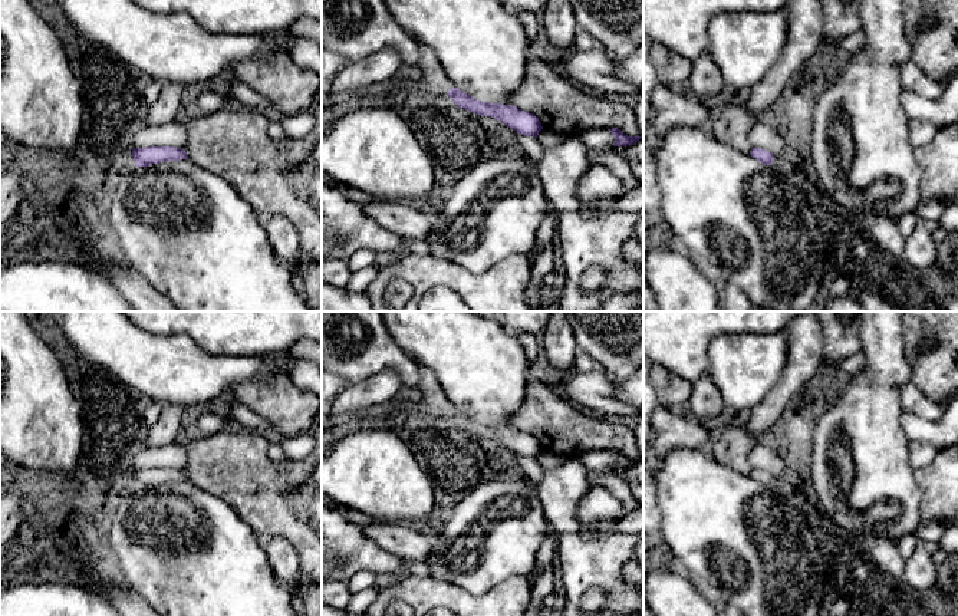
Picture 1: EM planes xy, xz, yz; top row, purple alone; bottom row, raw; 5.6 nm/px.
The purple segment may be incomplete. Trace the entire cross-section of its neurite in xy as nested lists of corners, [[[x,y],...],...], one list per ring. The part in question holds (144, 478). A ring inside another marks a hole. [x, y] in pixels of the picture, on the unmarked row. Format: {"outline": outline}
{"outline": [[[174,468],[134,470],[132,478],[136,488],[149,488],[152,485],[159,485],[164,482],[188,481],[188,477],[184,471]]]}

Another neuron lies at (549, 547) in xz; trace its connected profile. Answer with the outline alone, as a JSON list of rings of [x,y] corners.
[[[549,534],[537,551],[536,566],[533,573],[530,574],[530,580],[536,582],[540,577],[540,574],[552,564],[556,551],[557,551],[557,538],[554,534]]]

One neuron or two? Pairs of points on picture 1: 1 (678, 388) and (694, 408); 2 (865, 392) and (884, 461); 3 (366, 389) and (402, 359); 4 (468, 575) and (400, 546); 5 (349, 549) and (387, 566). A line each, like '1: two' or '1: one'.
1: two
2: one
3: two
4: two
5: one

